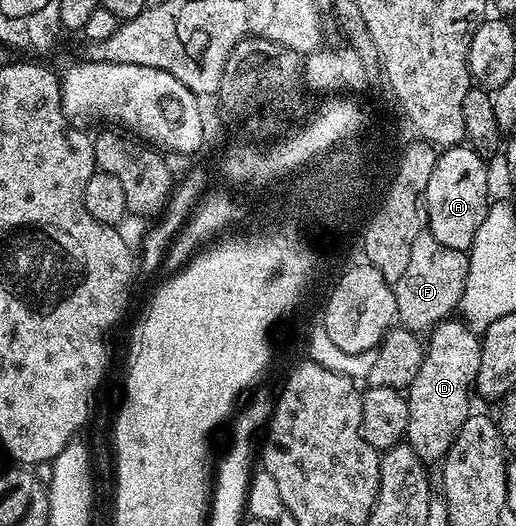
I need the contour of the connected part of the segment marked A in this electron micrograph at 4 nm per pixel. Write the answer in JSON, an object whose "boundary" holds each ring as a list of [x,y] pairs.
{"boundary":[[[469,146],[444,149],[438,155],[435,170],[431,170],[431,178],[427,181],[427,231],[443,242],[443,246],[451,246],[451,250],[465,252],[471,247],[475,232],[482,225],[490,206],[489,172],[481,160],[484,160],[482,153]]]}

